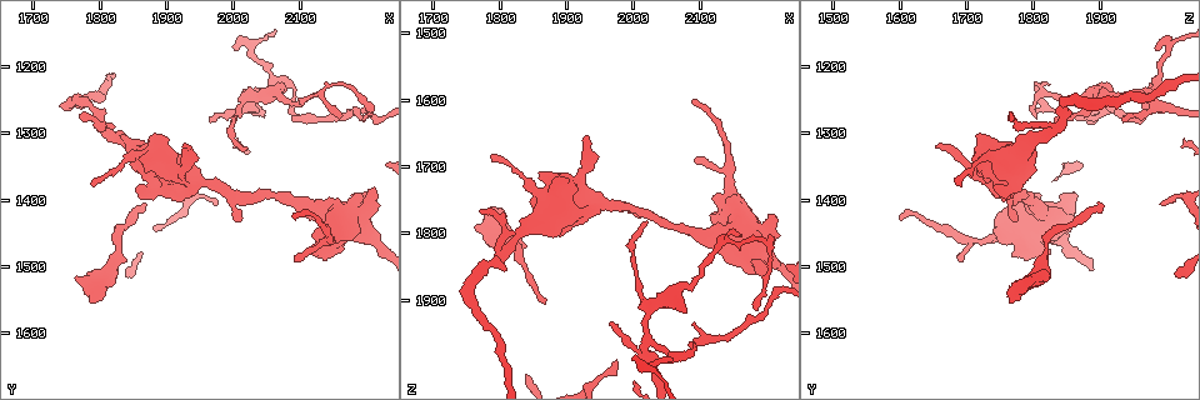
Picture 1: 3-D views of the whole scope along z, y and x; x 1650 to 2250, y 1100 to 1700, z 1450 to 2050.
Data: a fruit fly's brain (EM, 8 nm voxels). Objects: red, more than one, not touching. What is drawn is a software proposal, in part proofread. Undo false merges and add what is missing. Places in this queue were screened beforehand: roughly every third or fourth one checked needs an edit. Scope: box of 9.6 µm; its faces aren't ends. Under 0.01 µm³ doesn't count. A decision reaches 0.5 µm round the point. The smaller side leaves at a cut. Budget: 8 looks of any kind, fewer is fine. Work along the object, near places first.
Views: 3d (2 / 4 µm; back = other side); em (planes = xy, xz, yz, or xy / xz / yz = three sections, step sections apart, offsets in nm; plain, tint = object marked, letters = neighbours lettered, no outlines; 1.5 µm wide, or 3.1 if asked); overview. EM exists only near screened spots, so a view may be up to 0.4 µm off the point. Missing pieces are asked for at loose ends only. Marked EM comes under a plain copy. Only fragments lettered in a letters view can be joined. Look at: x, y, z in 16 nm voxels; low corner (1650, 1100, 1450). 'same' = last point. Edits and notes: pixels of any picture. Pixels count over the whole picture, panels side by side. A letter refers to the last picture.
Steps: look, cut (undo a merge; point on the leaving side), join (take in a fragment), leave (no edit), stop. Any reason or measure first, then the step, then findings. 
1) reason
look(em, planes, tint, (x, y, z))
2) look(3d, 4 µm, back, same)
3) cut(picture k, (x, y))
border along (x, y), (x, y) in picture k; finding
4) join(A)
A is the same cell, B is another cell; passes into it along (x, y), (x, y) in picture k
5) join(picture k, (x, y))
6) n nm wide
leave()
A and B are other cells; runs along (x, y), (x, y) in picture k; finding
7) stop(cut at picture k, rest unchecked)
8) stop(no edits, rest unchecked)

free end
look(em, xy, step 4, letters, (2125, 1485, 1770))

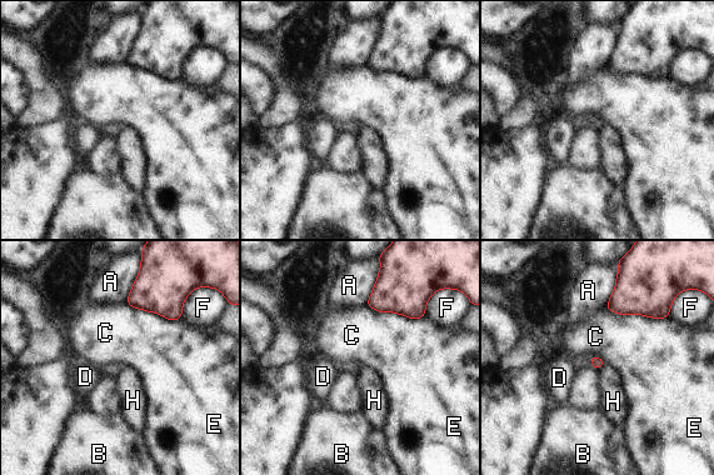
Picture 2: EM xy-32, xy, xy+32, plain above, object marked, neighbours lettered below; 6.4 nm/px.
look(em, yz, step 4, letters, same)

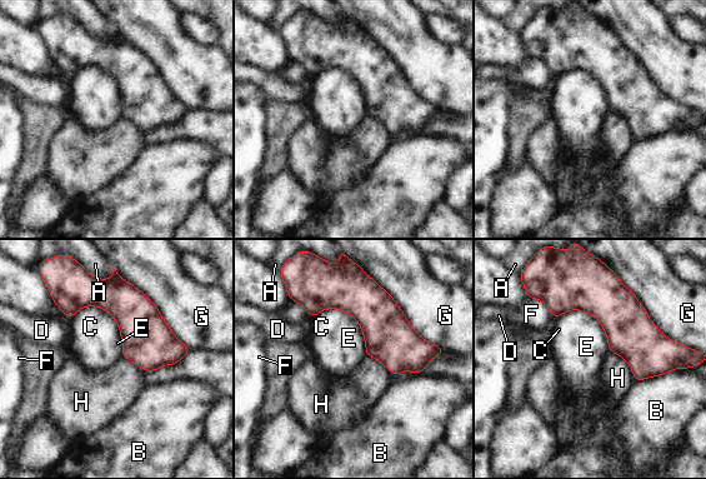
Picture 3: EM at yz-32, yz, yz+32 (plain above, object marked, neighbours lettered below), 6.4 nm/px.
G touches over 600 nm
leave()
A, B, C, D, E, F, G and H are other cells; runs along (554, 309), (600, 305), (664, 369) in picture 3; no lettered fragment goes on from it

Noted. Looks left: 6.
free end
look(3d, 2 µm, (2005, 1430, 1775))

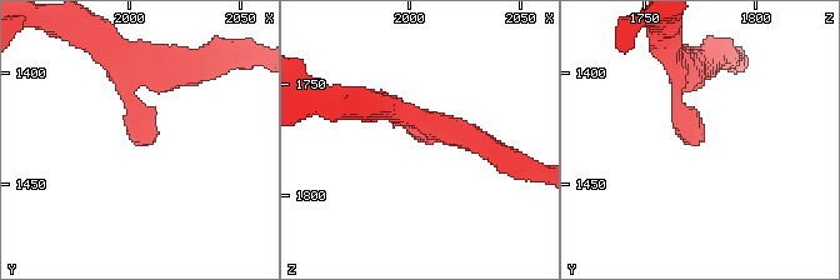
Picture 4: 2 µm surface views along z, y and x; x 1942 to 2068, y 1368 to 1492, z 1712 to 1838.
now the EM
look(em, planes, tint, (2009, 1431, 1776))

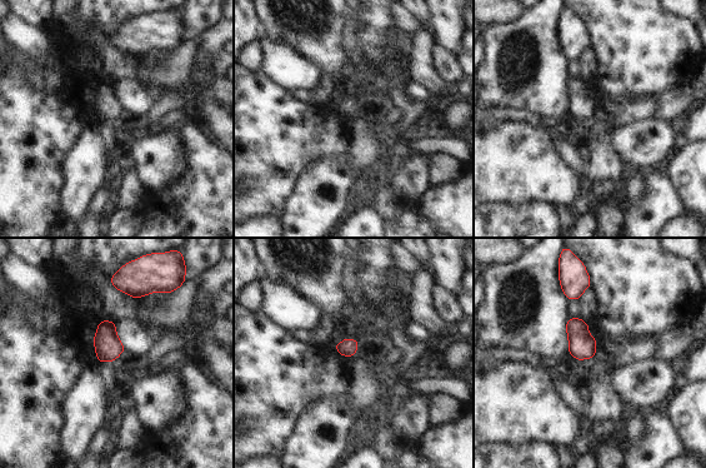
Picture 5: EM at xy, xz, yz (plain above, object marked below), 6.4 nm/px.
look(em, planes, letters, same)

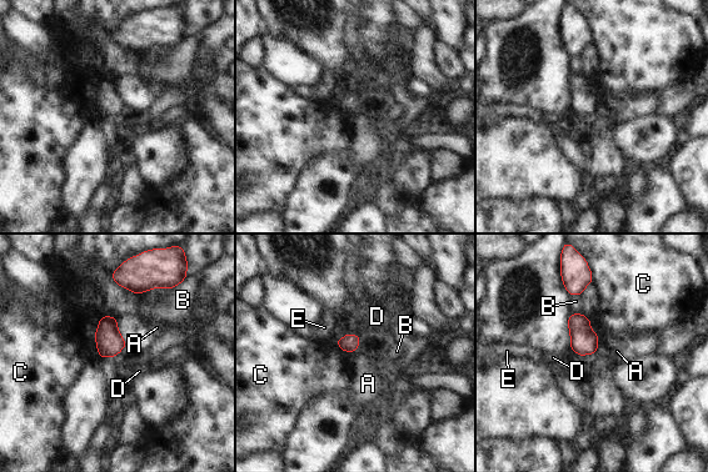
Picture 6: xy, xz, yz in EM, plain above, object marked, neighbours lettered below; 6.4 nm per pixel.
C touches over 110 nm
leave()
A, B, C, D and E are other cells; border along (599, 337), (596, 352) in picture 6; none of them fits

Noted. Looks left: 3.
abrupt turn
look(em, planes, tint, (2020, 1235, 1960))

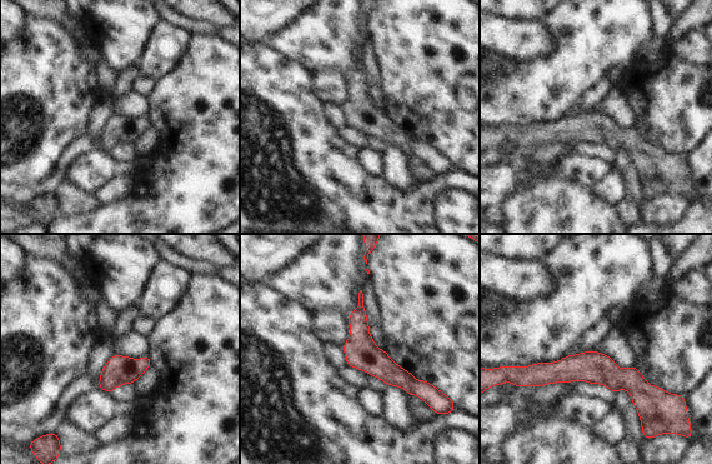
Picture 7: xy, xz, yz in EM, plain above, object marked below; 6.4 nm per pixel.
look(em, planes, letters, same)

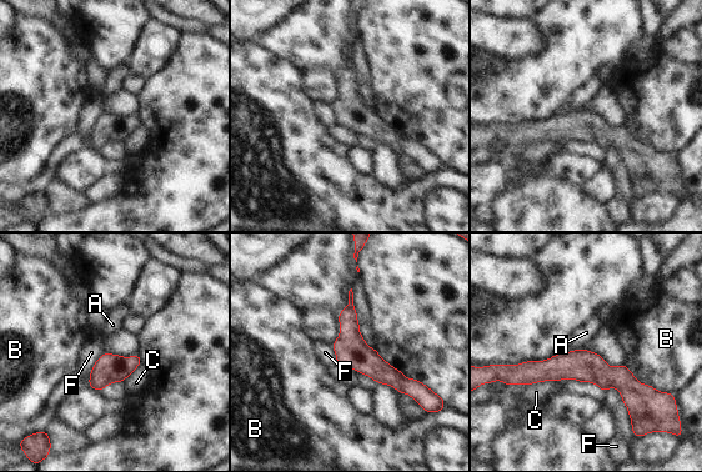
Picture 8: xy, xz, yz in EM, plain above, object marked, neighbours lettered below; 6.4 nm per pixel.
180 nm wide
cut(picture 8, (431, 402))
A, B, C and F are other cells; border along (406, 378), (404, 391) in picture 8; a second neuron is stuck on

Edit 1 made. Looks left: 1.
stop(cut at picture 8, rest unchecked)

